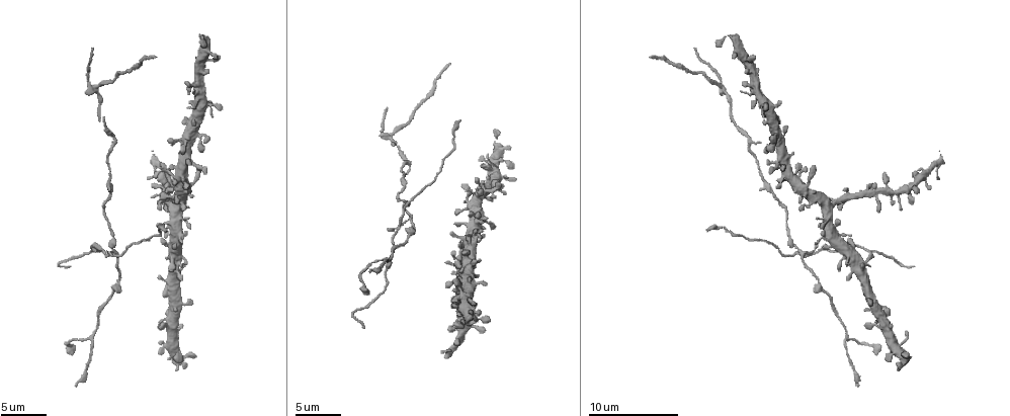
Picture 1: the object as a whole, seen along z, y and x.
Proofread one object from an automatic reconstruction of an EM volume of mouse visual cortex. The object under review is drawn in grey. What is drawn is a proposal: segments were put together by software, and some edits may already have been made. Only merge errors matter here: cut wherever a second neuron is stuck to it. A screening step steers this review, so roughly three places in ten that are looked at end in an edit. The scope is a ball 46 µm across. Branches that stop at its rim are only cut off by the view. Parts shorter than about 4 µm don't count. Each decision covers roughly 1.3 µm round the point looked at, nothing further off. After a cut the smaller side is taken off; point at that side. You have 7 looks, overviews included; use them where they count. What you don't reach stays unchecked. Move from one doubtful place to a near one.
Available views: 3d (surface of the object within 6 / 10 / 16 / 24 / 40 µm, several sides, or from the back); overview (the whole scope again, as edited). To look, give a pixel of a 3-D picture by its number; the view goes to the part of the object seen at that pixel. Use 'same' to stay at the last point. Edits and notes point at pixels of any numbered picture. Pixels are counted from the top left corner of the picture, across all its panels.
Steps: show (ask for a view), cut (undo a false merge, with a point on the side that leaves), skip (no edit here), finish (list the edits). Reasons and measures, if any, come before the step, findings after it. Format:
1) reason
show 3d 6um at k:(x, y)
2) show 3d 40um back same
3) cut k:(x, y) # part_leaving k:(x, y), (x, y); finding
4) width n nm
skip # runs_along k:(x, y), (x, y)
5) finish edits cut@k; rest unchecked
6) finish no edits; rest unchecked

four arms meet
show 3d 10um at 1:(723, 84)

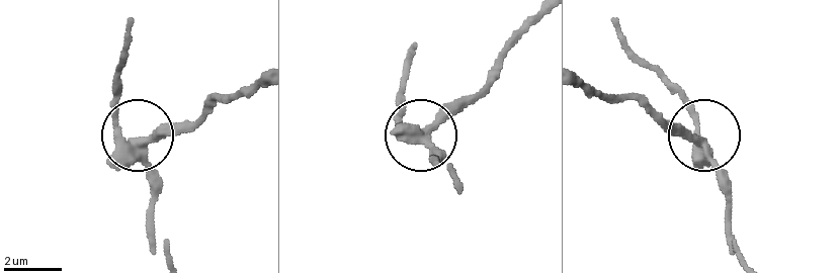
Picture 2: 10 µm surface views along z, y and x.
width 360 nm
cut 2:(161, 123) # part_leaving 2:(140, 144), (181, 133), (217, 100), (239, 97), (258, 81); a second neuron is stuck on

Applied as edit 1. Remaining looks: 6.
show overview

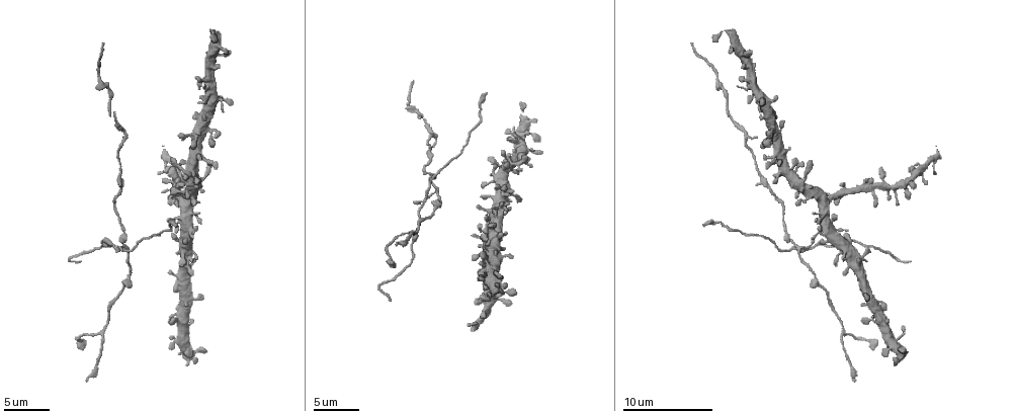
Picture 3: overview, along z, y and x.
sudden change in width
show 3d 10um at 3:(126, 139)

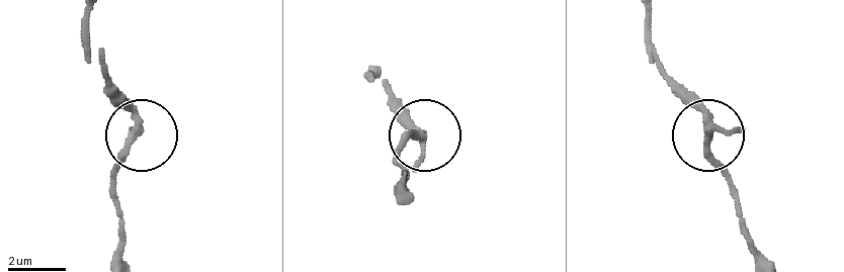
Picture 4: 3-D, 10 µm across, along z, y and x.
skip # runs_along 4:(123, 257), (115, 170), (138, 119), (111, 85); continuous, no second neuron

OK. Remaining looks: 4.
three-way junction
show 3d 6um at 3:(844, 332)

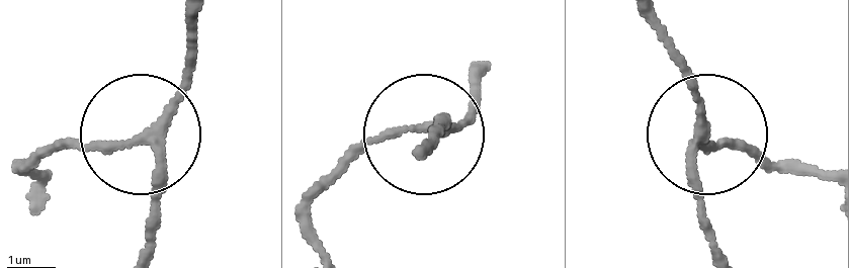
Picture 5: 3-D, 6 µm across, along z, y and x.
width 200 nm
skip # runs_along 5:(650, 18), (690, 90), (698, 139), (754, 151); all the same neuron

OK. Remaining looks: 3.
finish edits cut@2; rest unchecked

